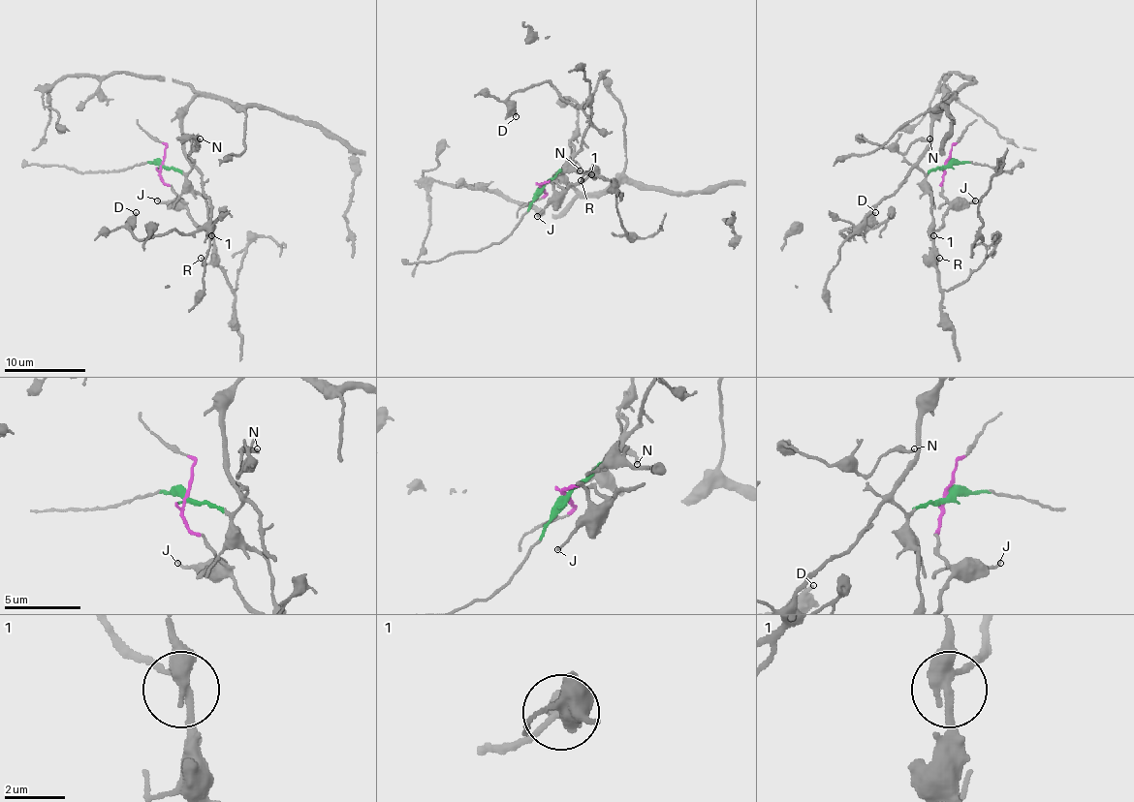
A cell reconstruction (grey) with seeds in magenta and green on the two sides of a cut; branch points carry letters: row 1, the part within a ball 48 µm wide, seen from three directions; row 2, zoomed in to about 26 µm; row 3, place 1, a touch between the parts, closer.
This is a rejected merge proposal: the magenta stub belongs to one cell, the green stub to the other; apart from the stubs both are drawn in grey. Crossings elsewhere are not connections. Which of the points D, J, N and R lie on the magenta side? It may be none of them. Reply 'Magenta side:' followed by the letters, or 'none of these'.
Magenta side: J, R

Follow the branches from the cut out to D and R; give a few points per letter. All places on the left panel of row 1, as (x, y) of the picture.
D: (163, 165), (183, 173), (193, 167), (202, 175), (209, 218), (187, 234), (138, 238), (130, 231), (136, 212)
R: (163, 165), (161, 175), (165, 183), (183, 203), (187, 214), (211, 234), (213, 257), (204, 265), (202, 257)

